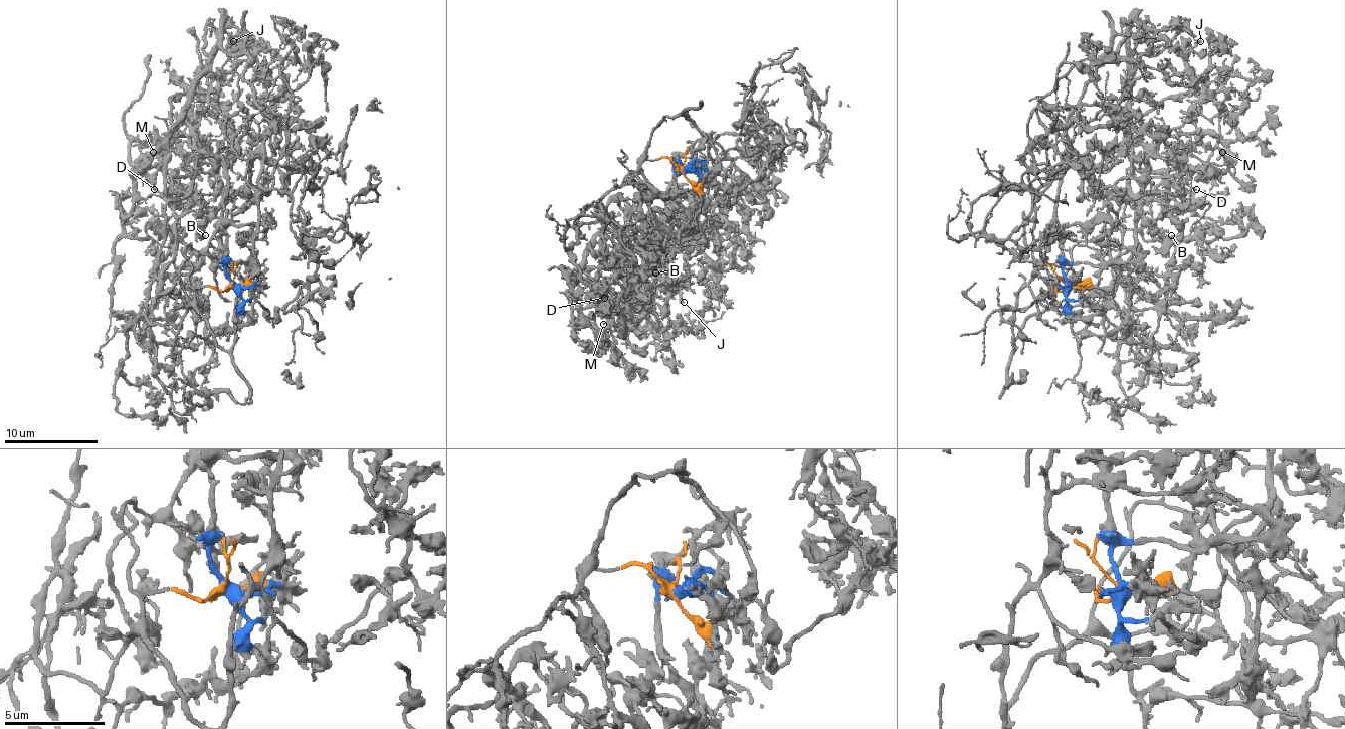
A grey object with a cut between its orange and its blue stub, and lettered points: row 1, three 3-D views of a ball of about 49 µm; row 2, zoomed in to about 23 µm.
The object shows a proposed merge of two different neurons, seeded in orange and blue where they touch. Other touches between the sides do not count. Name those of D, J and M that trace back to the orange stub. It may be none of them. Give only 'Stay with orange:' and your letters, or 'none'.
Stay with orange: D

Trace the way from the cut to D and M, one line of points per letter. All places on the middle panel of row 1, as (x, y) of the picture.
D: (682, 168), (644, 155), (598, 201), (596, 208), (614, 222), (612, 250), (591, 288), (605, 297)
M: (682, 168), (675, 157), (667, 212), (603, 231), (586, 254), (586, 276), (616, 306), (603, 325)

